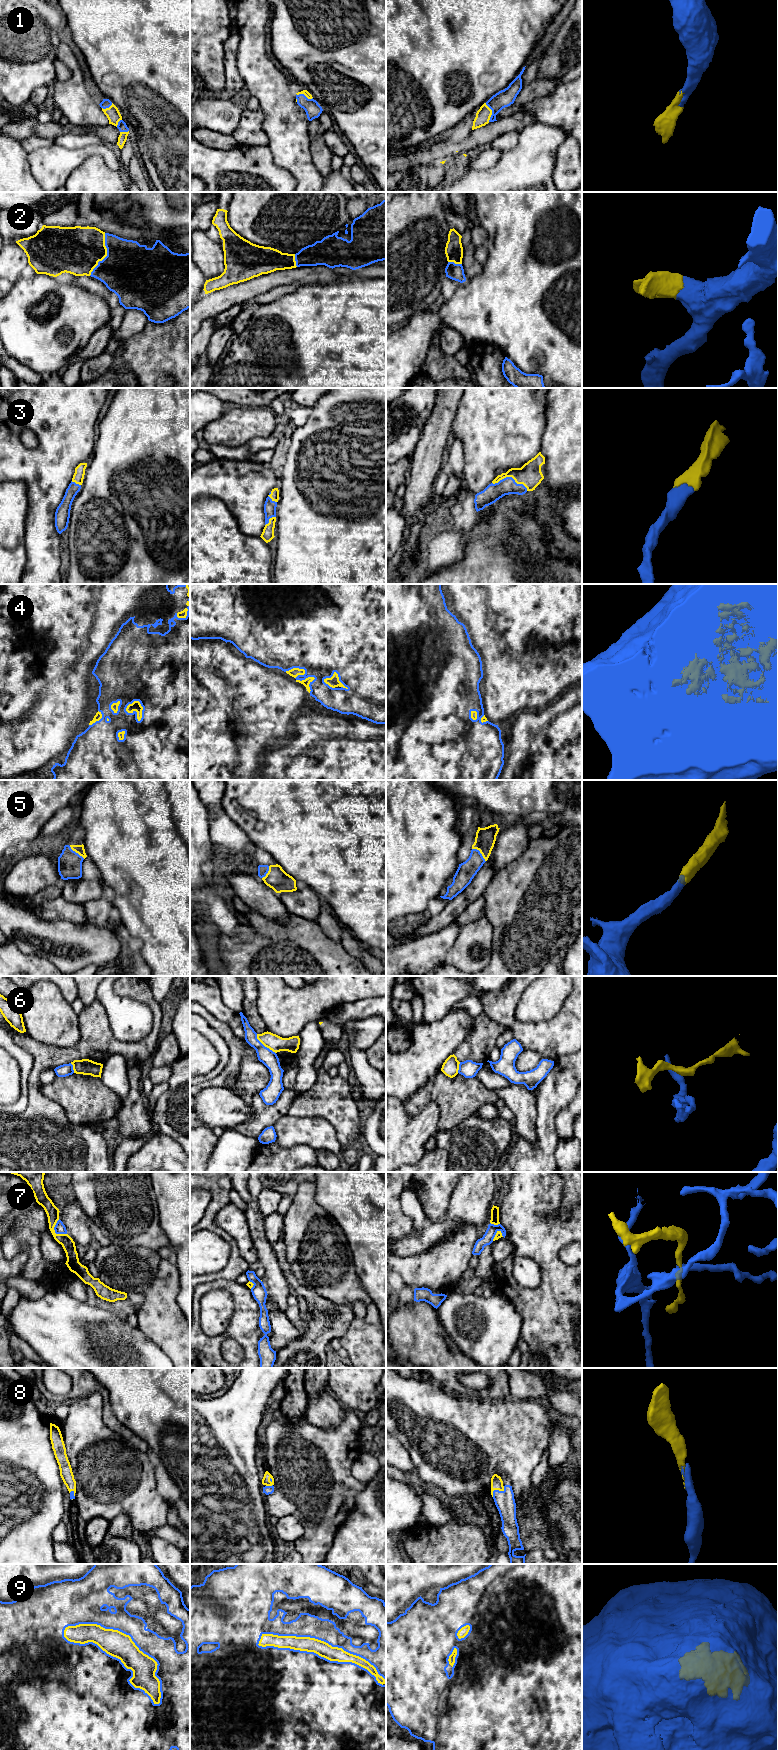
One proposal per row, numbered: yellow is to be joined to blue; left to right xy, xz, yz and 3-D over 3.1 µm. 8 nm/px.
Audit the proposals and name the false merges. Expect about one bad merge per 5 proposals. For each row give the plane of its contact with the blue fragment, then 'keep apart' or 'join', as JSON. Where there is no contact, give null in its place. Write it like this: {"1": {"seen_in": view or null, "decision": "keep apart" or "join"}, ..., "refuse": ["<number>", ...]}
{"1": {"seen_in": "yz", "decision": "join"}, "2": {"seen_in": "xy", "decision": "join"}, "3": {"seen_in": "yz", "decision": "join"}, "4": {"seen_in": "xz", "decision": "join"}, "5": {"seen_in": "yz", "decision": "join"}, "6": {"seen_in": "xz", "decision": "keep apart"}, "7": {"seen_in": "xy", "decision": "keep apart"}, "8": {"seen_in": "yz", "decision": "join"}, "9": {"seen_in": "xz", "decision": "join"}, "refuse": ["6", "7"]}

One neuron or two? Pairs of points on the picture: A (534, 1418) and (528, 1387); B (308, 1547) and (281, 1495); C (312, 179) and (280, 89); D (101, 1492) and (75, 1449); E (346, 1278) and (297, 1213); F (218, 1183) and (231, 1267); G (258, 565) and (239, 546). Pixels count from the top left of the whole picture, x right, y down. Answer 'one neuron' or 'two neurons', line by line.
A: two neurons
B: one neuron
C: one neuron
D: one neuron
E: one neuron
F: one neuron
G: one neuron

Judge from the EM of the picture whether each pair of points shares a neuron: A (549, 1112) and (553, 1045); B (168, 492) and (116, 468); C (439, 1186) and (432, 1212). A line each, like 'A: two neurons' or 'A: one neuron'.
A: two neurons
B: one neuron
C: one neuron

